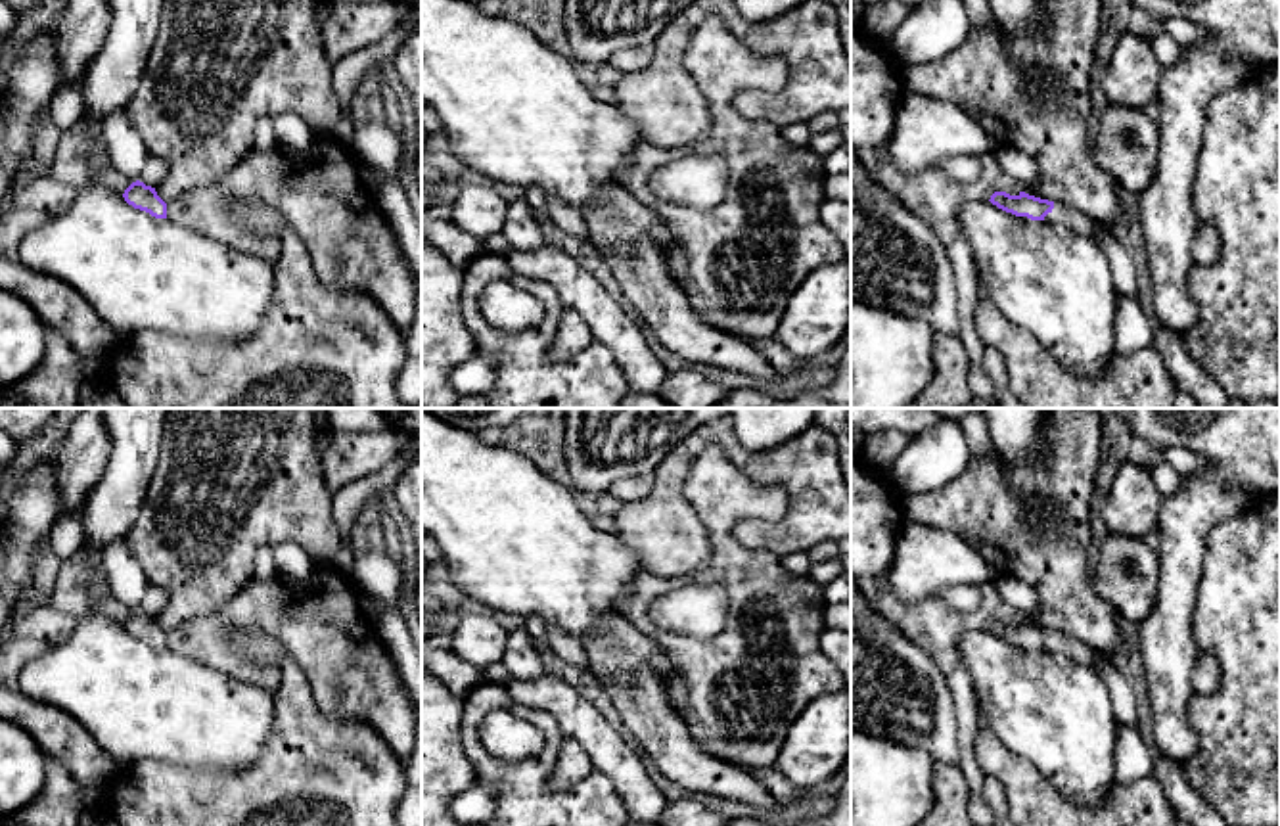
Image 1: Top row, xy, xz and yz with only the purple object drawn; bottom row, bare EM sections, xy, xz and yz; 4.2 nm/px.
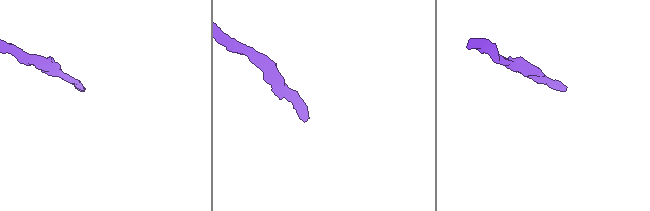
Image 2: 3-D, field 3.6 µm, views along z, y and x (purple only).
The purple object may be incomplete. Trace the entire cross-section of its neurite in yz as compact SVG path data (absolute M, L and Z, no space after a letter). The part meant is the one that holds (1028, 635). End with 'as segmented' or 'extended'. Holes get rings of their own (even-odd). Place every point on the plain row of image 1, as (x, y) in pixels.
M994 621L989 629L998 638L1012 642L1016 646L1027 646L1031 650L1046 650L1046 652L1060 652L1079 663L1085 663L1096 669L1098 659L1102 654L1094 652L1086 644L1065 636L1062 632L1054 632L1048 629L1040 629L1019 621L1017 625L1010 625L1006 621Z; extended

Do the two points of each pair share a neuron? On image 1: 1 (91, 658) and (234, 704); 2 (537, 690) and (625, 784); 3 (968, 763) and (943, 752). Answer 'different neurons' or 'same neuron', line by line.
1: same neuron
2: same neuron
3: different neurons

